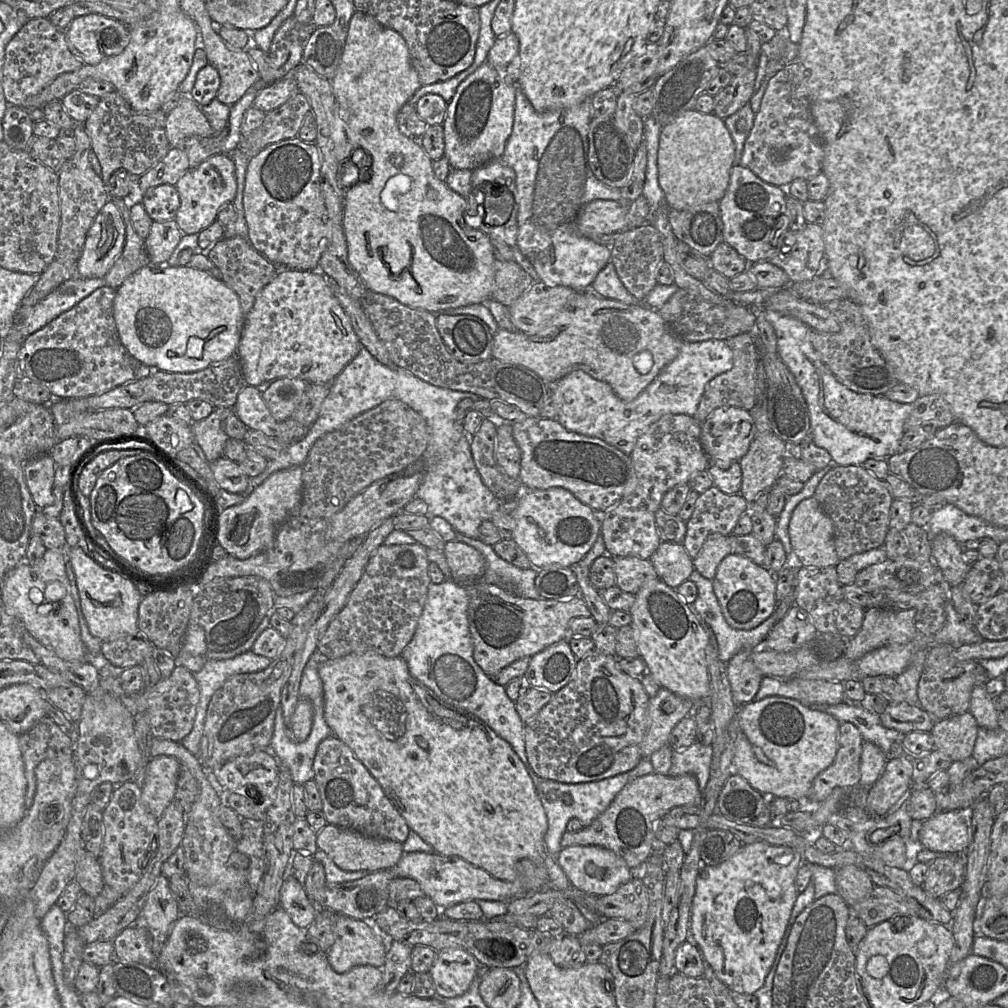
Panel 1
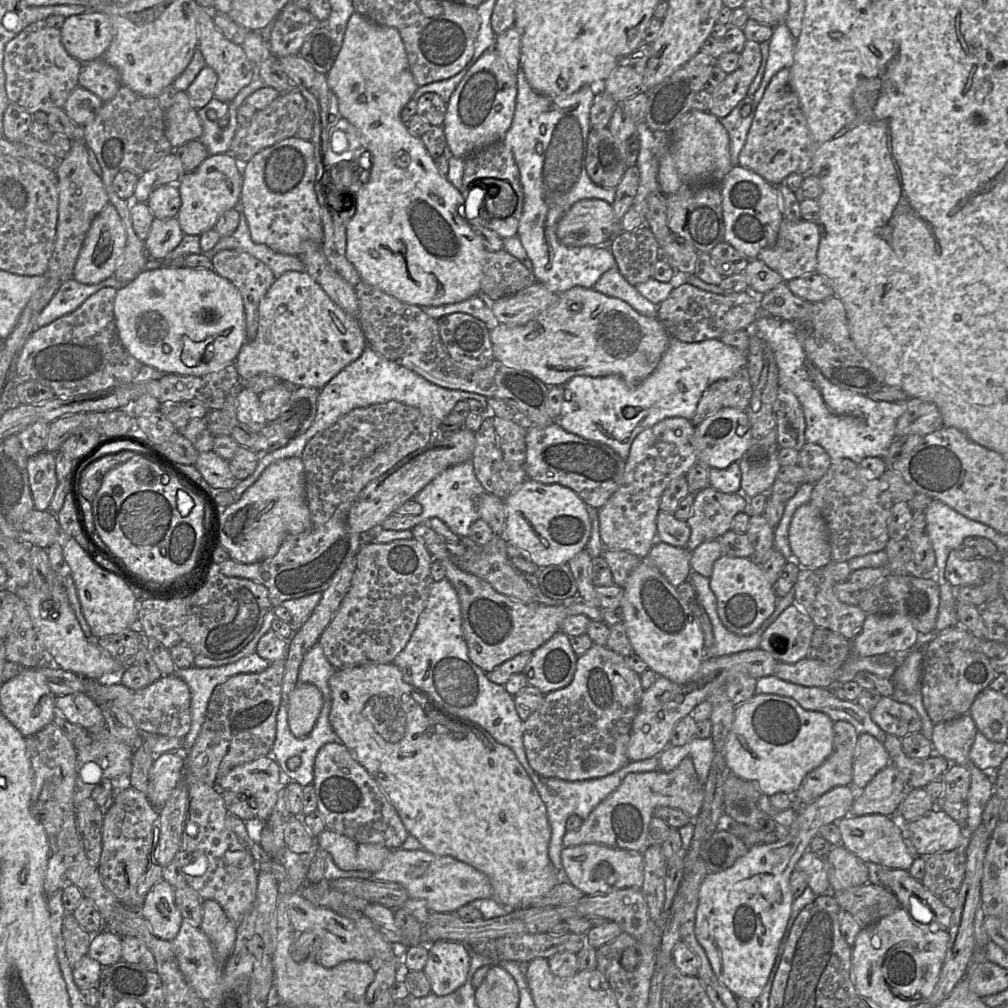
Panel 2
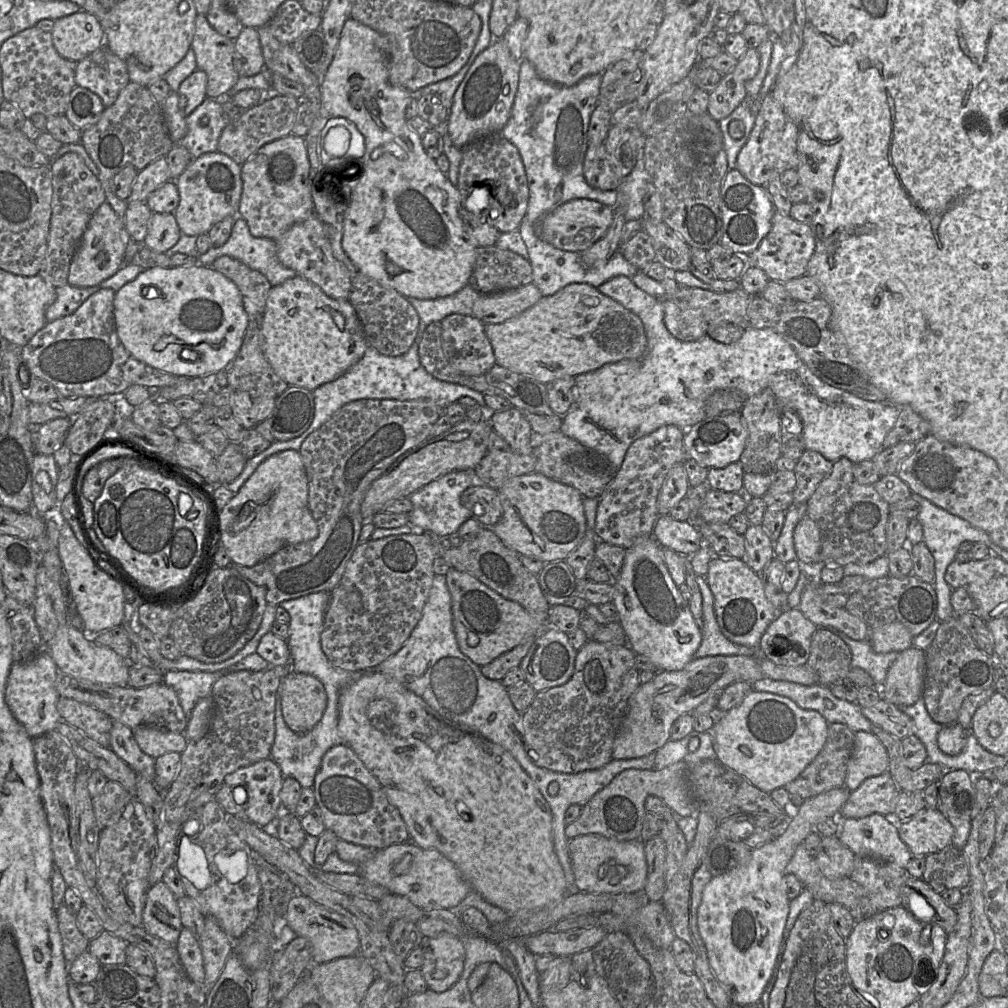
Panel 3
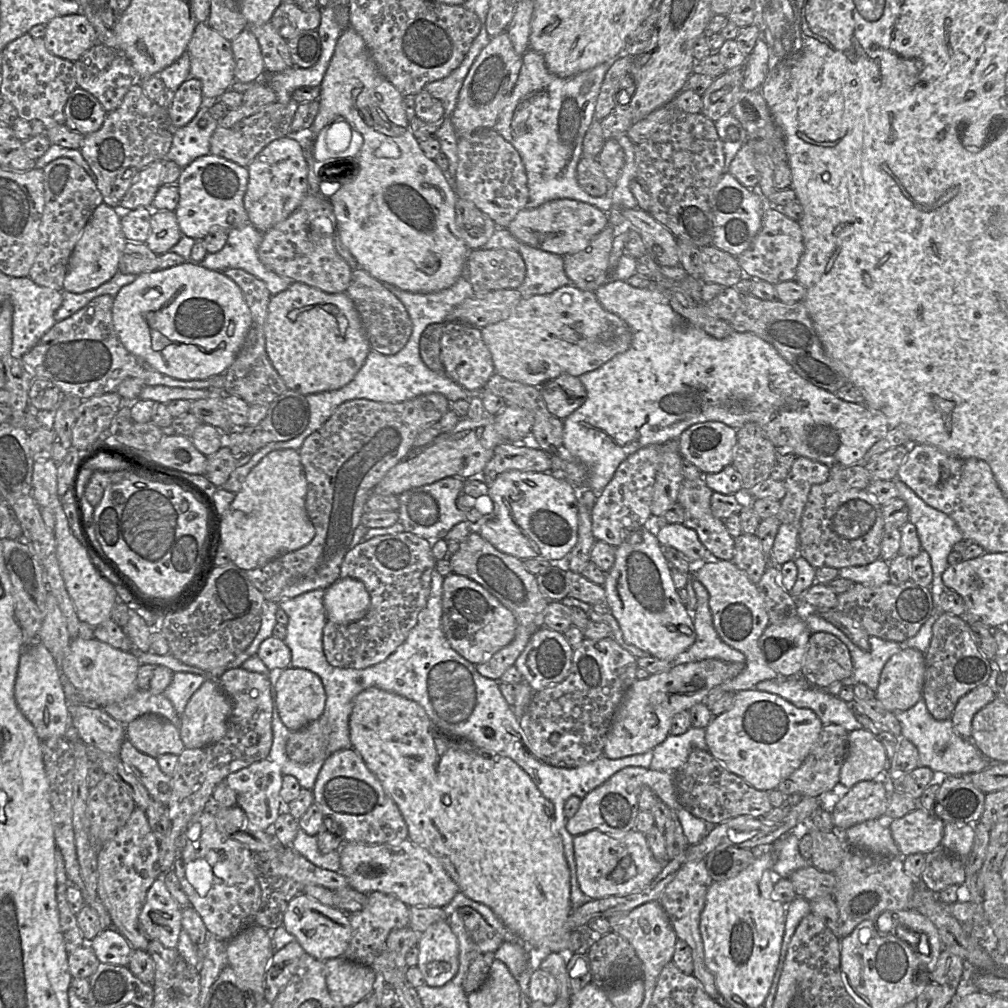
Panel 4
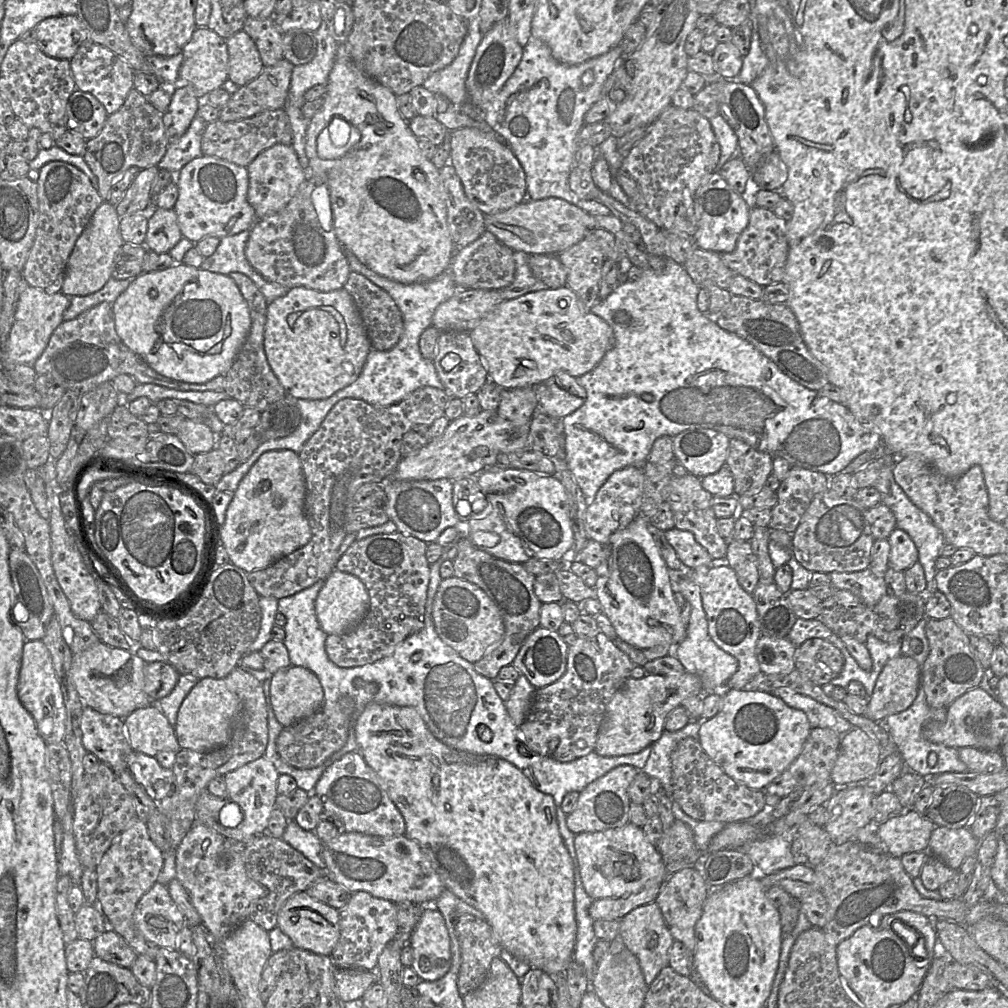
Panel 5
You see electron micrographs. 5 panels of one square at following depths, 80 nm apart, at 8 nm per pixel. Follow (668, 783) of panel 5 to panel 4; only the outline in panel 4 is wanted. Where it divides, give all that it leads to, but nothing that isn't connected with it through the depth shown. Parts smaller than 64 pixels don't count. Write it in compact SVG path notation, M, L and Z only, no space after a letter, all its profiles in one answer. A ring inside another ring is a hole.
M692 726L681 735L669 734L662 743L653 748L649 768L675 772L695 749L707 751L704 728Z

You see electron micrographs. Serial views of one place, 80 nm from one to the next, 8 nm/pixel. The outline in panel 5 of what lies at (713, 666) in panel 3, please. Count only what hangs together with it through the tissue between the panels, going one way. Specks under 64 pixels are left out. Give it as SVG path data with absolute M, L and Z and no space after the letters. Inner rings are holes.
M692 673L680 675L646 674L640 679L628 678L606 706L594 752L604 757L636 754L650 747L664 732L667 715L690 696L702 696L700 678Z

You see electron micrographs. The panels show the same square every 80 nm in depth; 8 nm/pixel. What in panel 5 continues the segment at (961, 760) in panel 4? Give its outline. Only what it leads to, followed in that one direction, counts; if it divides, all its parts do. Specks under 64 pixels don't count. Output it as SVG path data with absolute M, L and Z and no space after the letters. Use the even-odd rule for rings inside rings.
M921 681L921 685L919 687L918 694L917 694L914 702L910 705L910 707L908 707L904 711L901 711L901 712L898 712L898 713L895 713L895 714L891 714L883 720L882 724L884 725L886 730L888 731L889 736L891 738L891 742L894 745L895 749L900 753L907 770L911 770L911 771L913 771L913 772L915 772L915 773L917 773L917 774L919 774L923 777L932 777L932 776L935 776L937 774L946 773L946 772L966 772L966 771L968 771L968 768L967 768L966 764L964 762L962 762L959 758L958 748L948 747L948 746L945 746L945 745L942 745L942 744L930 742L927 739L925 739L922 735L922 726L923 726L924 722L931 721L931 720L945 721L946 720L946 715L947 715L946 708L937 708L936 709L936 708L932 708L928 705L928 703L926 701L924 690L922 688L922 681Z

